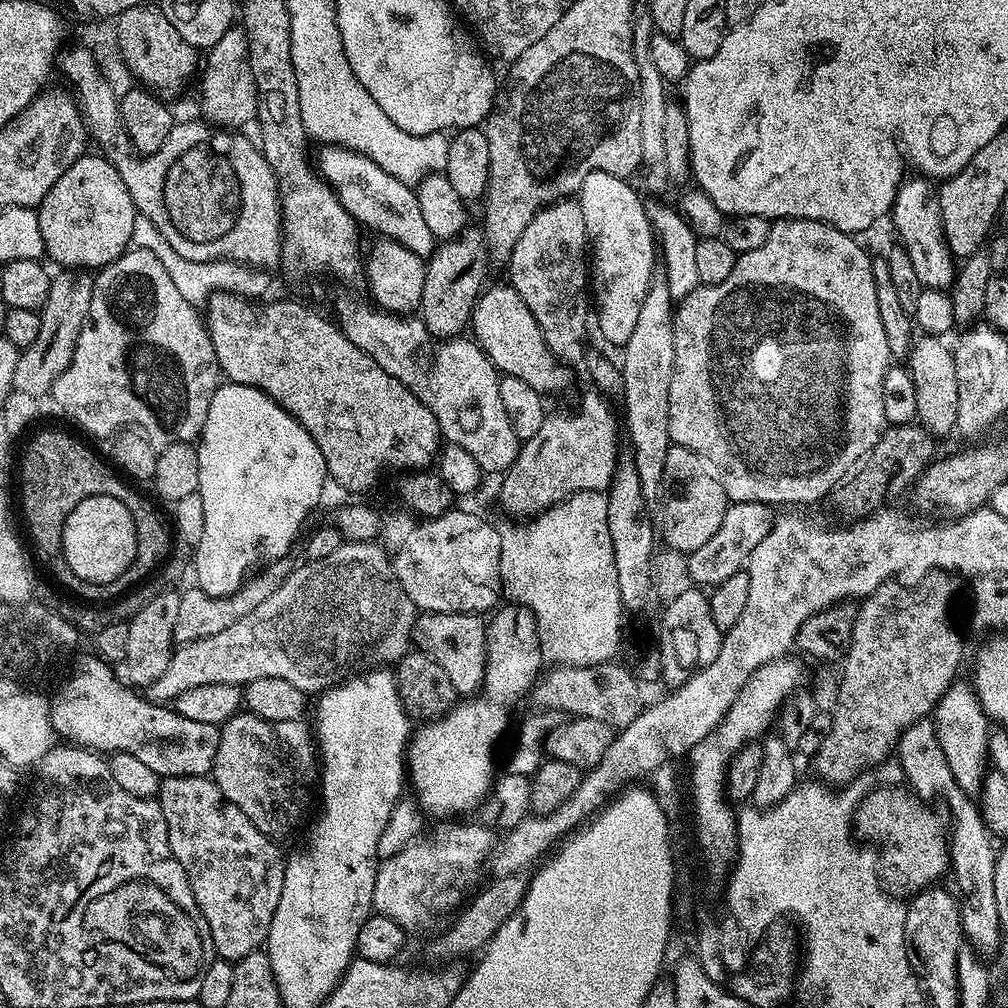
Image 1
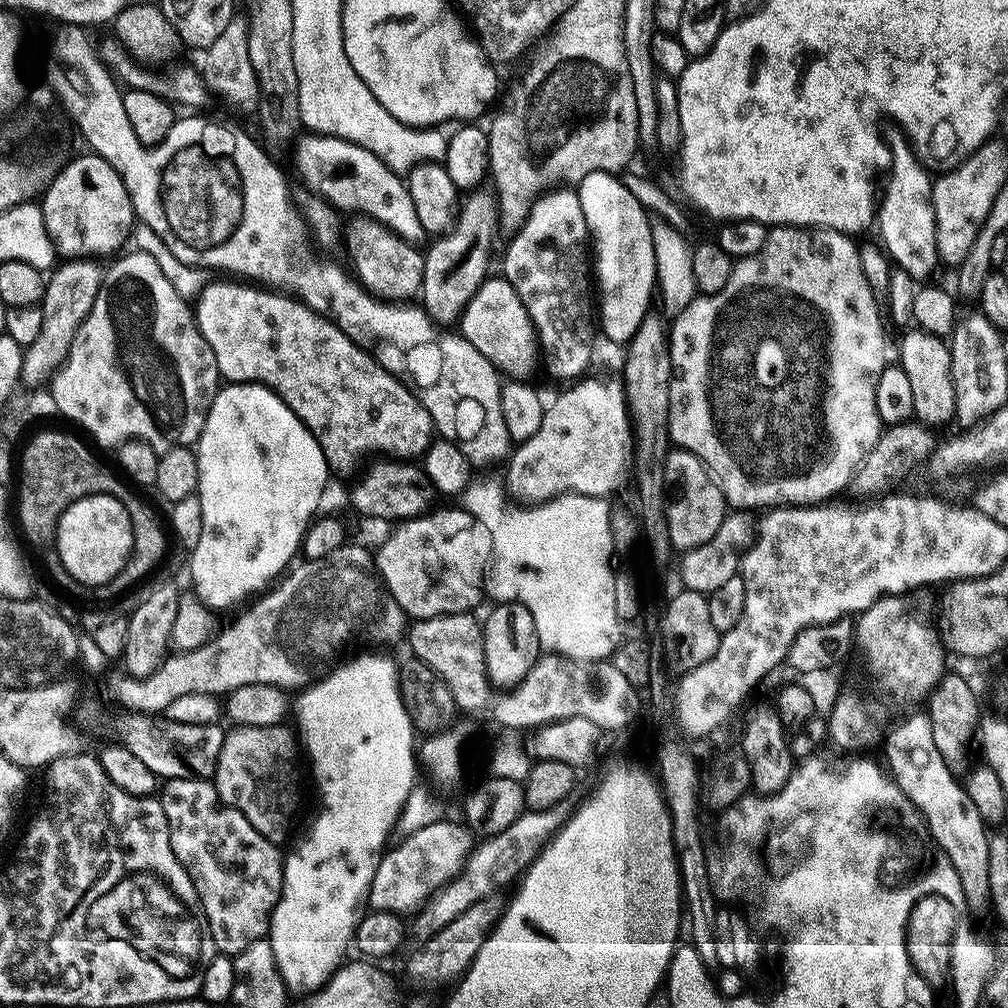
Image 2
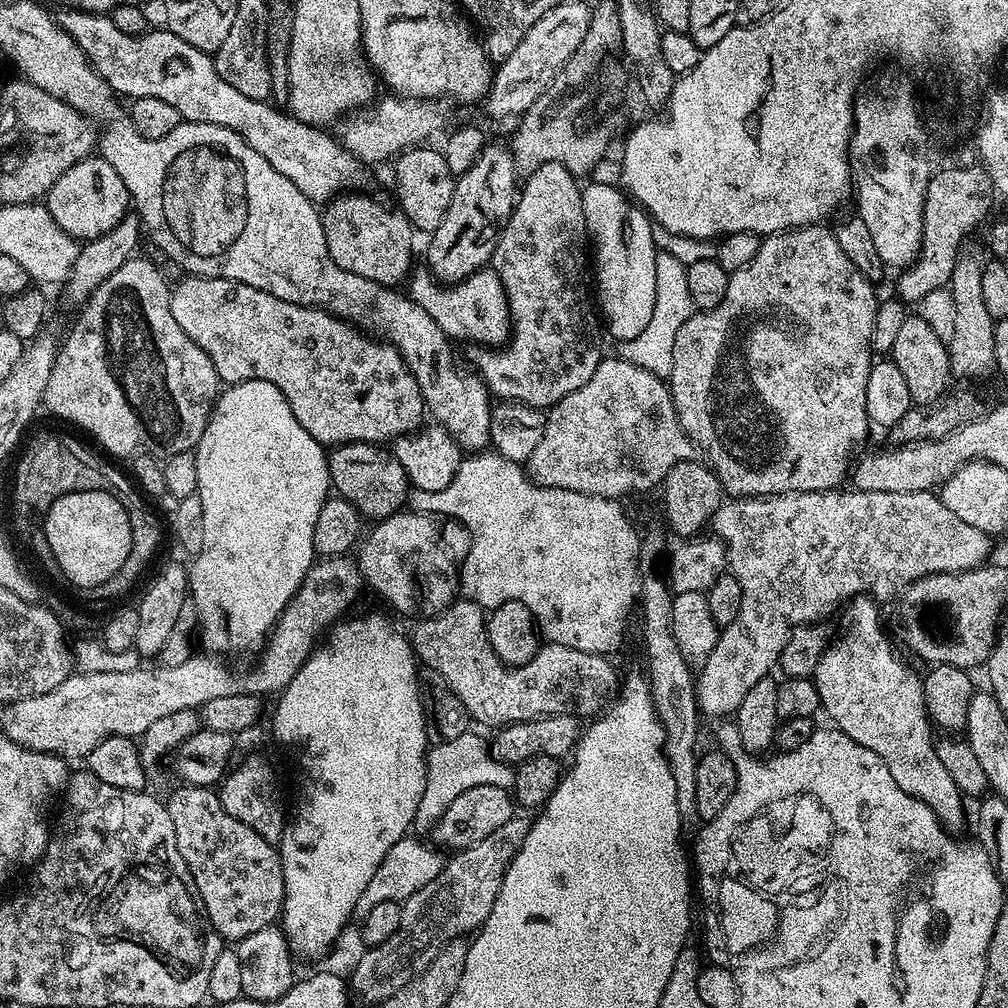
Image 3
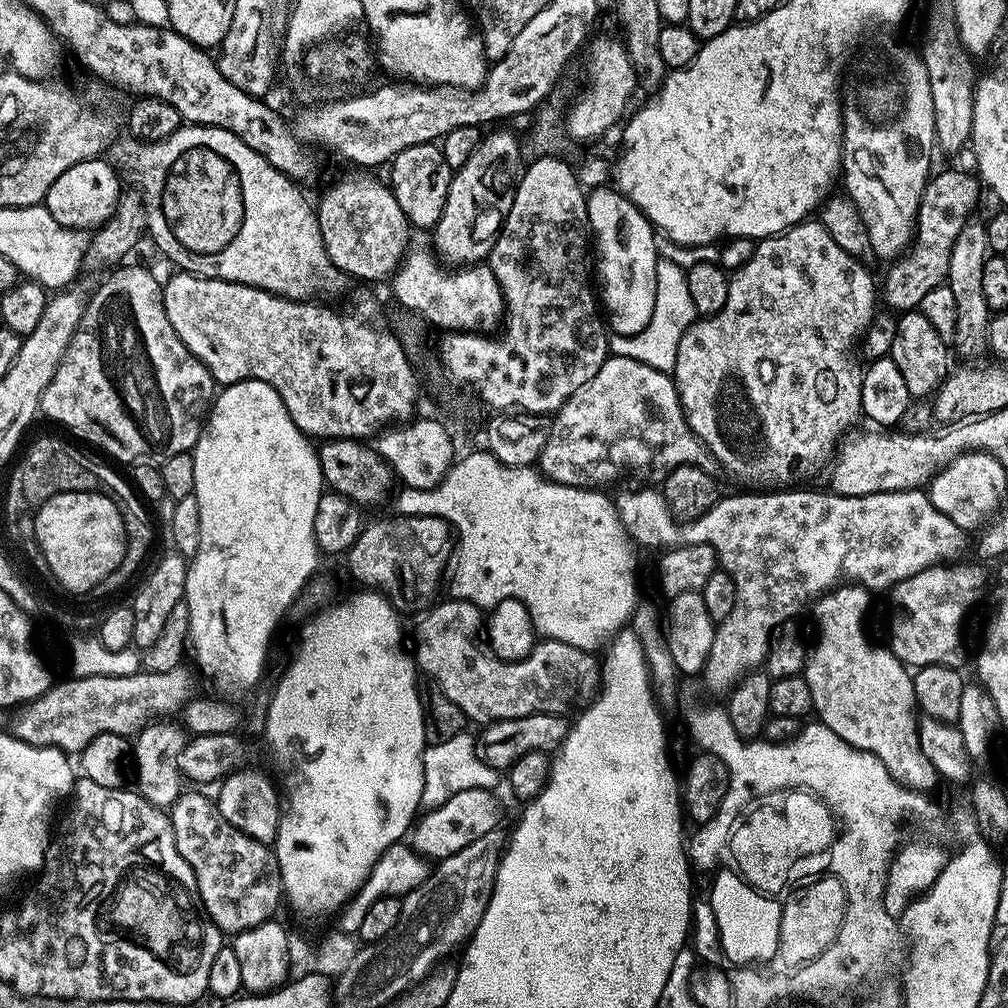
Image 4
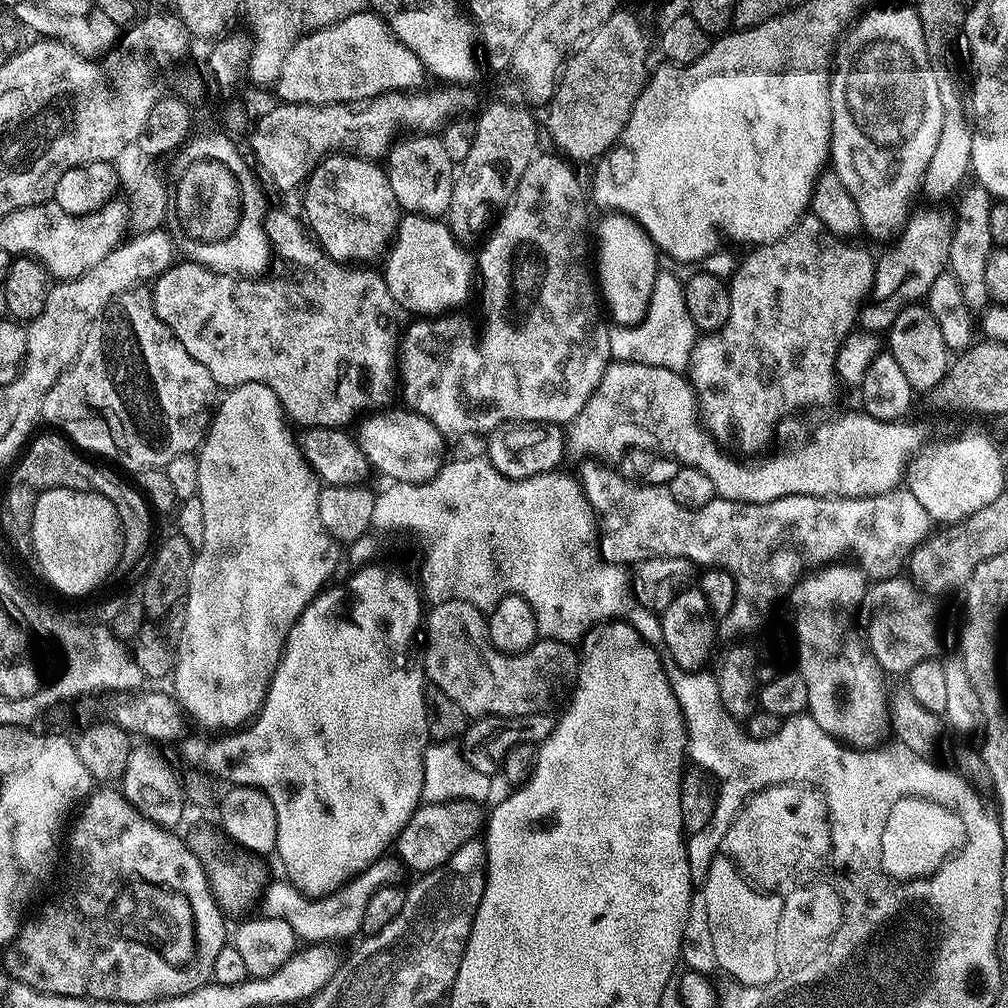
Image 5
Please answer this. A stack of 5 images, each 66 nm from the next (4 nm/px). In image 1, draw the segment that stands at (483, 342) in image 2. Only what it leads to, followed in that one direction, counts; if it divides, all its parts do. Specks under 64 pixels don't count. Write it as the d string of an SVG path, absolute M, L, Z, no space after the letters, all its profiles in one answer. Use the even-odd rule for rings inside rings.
M511 286L488 288L476 301L470 324L476 327L475 339L489 360L497 366L508 364L507 375L522 378L541 394L560 392L567 386L569 369L548 348L543 330Z

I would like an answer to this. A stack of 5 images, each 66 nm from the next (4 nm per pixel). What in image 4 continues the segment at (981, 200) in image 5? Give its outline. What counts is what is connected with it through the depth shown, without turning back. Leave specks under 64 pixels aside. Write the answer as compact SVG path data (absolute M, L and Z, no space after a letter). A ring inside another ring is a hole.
M976 218L969 219L962 226L962 234L954 238L954 246L950 250L950 266L948 267L948 289L958 301L958 326L954 348L964 356L976 356L988 348L988 322L990 309L986 306L986 297L982 294L982 266L986 266L990 251L987 244L987 230Z

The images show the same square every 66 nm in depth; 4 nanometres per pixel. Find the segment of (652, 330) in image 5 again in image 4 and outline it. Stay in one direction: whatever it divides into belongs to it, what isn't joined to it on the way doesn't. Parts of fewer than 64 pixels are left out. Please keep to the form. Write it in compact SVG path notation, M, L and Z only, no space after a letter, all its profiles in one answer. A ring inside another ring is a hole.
M657 259L654 314L646 327L633 336L611 337L610 348L615 355L634 358L646 366L654 366L660 372L675 373L678 346L682 342L684 332L698 319L694 301L690 299L690 286L686 286L687 277L687 271L683 267L679 268L674 261Z

